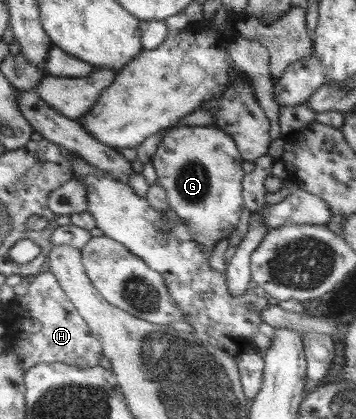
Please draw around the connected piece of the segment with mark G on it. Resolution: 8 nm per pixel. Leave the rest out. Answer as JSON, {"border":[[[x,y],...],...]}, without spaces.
{"border":[[[174,126],[166,132],[151,160],[157,174],[156,183],[166,189],[170,209],[174,209],[188,224],[188,228],[192,228],[192,234],[200,246],[208,252],[214,252],[216,242],[227,239],[236,230],[246,207],[242,198],[242,176],[246,176],[242,170],[245,161],[243,154],[232,136],[214,126]]]}

